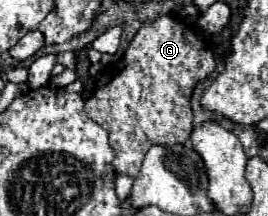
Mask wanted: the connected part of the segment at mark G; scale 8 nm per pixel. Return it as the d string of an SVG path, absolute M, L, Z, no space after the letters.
M160 16L154 22L142 26L136 36L132 38L128 50L124 52L120 64L114 64L112 70L108 70L108 78L102 78L96 86L96 92L90 100L85 101L84 110L96 124L100 124L108 136L110 144L116 152L116 158L112 160L116 172L126 172L132 178L138 174L144 154L152 144L184 144L190 138L192 132L192 110L190 110L190 96L194 86L204 80L208 74L214 72L214 56L212 50L204 46L194 46L192 30L188 30L184 24L176 22L170 16Z

